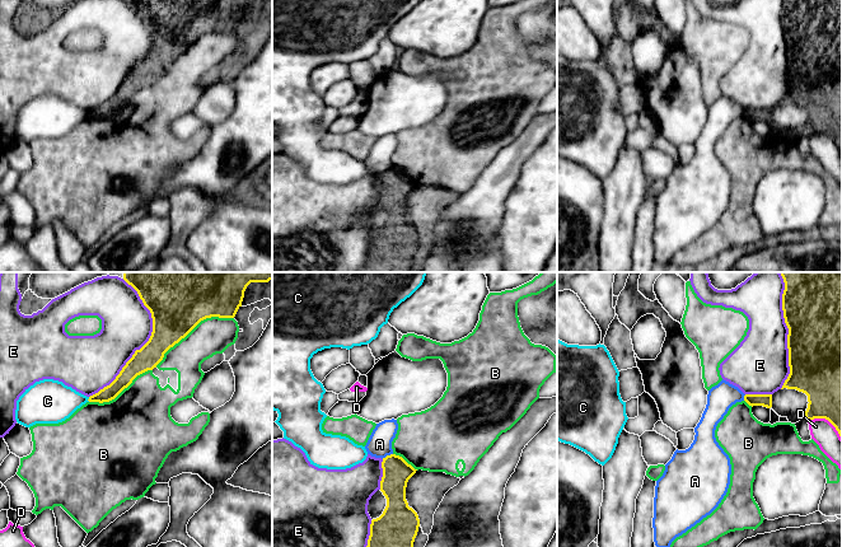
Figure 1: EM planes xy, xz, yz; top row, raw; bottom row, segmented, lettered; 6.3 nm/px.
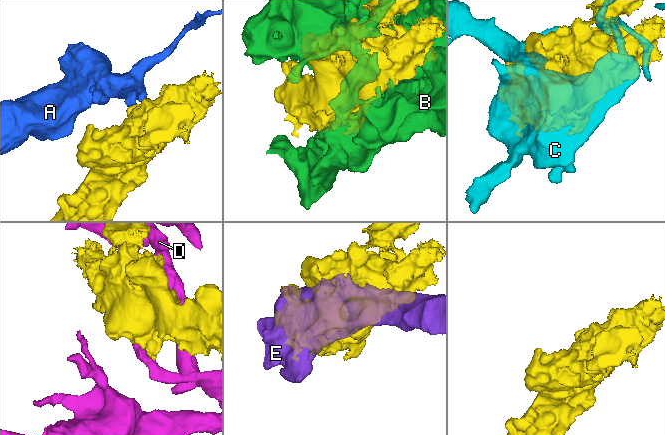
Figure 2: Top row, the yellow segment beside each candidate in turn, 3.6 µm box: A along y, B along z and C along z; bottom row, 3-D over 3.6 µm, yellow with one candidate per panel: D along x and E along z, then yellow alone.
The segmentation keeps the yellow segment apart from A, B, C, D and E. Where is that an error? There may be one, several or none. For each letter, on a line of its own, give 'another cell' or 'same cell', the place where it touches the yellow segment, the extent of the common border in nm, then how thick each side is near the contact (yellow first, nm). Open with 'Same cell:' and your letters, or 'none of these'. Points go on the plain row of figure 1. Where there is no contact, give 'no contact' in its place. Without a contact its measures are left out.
Same cell: none of these
A: another cell; contact xz (387, 171); length 80 nm; calibres 180 and 160 nm
B: another cell; contact xy (192, 43); length 600 nm; calibres 320 and 240 nm
C: another cell; contact xy (88, 115); length 30 nm; calibres 100 and 280 nm
D: another cell; contact yz (827, 134); length 260 nm; calibres 460 and 160 nm
E: another cell; contact xy (144, 60); length 750 nm; calibres 280 and 320 nm

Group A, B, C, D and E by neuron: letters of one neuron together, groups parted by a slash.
A / B / C / D / E

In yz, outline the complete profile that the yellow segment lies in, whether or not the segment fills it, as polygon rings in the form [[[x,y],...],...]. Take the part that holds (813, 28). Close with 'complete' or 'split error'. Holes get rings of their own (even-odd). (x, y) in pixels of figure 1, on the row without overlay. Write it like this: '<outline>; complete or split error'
[[[785,0],[782,25],[789,43],[790,89],[781,104],[796,104],[808,111],[804,134],[825,134],[842,154],[842,0]]]; complete

